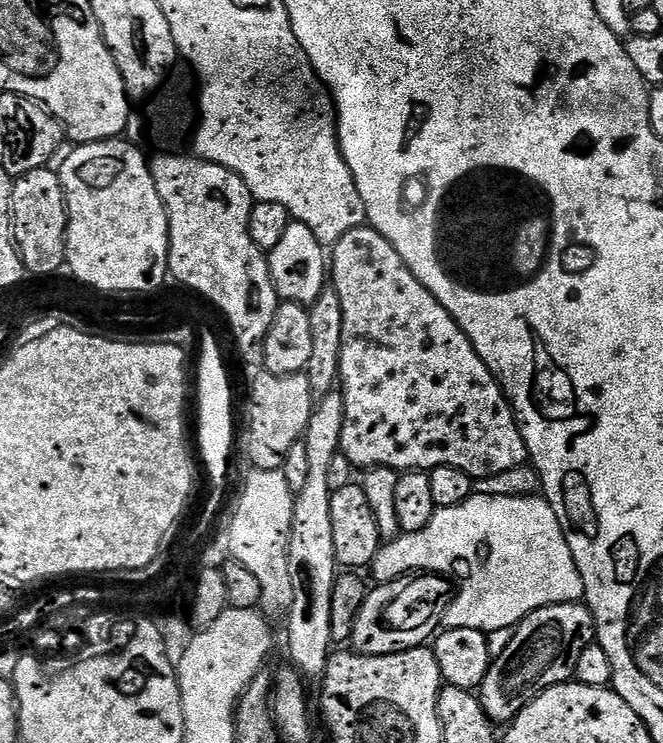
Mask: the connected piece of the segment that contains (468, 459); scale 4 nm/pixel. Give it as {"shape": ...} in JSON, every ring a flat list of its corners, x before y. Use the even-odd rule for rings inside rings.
{"shape":[[365,226,350,230,350,234,342,234,336,244,330,248,330,287,338,294,338,302,342,304,342,358,340,359,340,379,338,391,344,403,344,417,342,418,342,438,340,439,341,453,356,470,370,468,394,468,397,472,411,472,413,470,431,470,442,466,454,466,466,474,470,474,473,481,480,482,487,476,500,476,503,472,512,472,523,464,529,463,528,451,520,433,520,426,516,423,516,414,507,396,500,389,500,382,496,375,482,362,482,358,474,350,470,338,460,329,458,322,440,305,438,298,414,278,414,274,402,262,398,250,382,238,375,228]]}

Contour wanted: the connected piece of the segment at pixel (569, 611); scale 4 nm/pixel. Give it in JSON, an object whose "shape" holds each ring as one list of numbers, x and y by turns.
{"shape":[[584,602,555,604,539,608,531,612,525,620,521,620,509,636,512,637,509,638,508,645,500,653,498,651,495,653,492,663,488,666,486,678,478,689,478,695,486,714,497,725,501,724,500,726,511,724,512,719,538,694,542,694,556,684,569,683,575,677,578,658,582,655,582,650,586,650,586,646,594,642,592,611]]}

